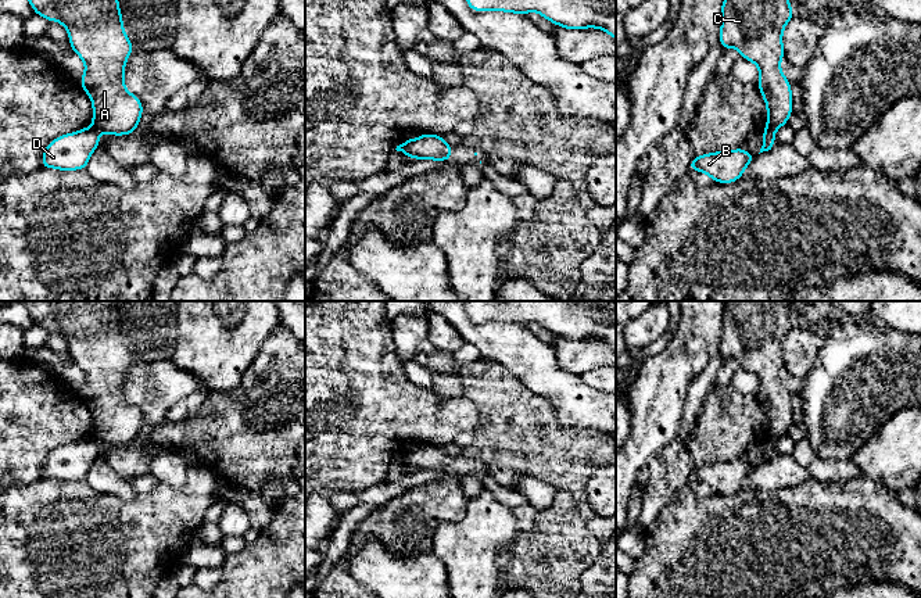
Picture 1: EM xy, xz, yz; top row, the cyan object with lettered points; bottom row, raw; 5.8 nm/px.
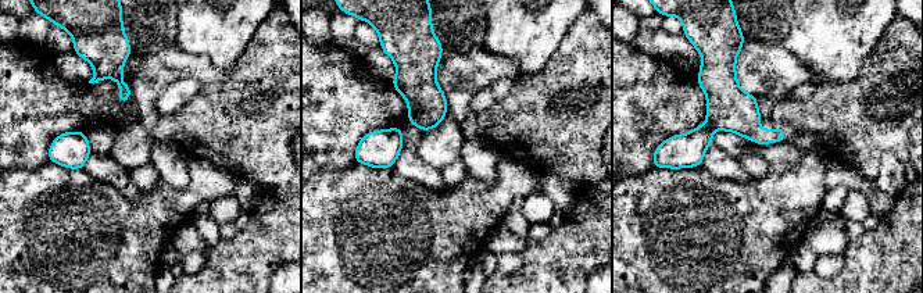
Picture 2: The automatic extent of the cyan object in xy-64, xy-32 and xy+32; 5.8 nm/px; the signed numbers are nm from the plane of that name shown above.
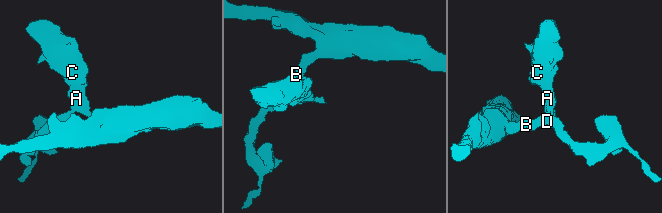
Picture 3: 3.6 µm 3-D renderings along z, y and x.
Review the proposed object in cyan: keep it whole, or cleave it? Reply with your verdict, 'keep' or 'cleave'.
cleave

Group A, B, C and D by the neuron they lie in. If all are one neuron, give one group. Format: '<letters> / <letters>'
A C / B D

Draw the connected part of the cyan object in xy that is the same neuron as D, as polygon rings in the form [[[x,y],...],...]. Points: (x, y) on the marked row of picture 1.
[[[85,128],[54,139],[43,151],[42,166],[60,171],[86,169],[92,153],[98,146],[100,132]]]

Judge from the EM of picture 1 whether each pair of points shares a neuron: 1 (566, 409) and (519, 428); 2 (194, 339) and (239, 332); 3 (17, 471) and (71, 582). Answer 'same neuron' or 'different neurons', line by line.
1: different neurons
2: same neuron
3: different neurons

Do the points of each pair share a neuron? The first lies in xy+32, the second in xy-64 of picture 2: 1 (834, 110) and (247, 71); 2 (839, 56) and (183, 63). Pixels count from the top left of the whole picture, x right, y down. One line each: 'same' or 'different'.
1: same
2: different

